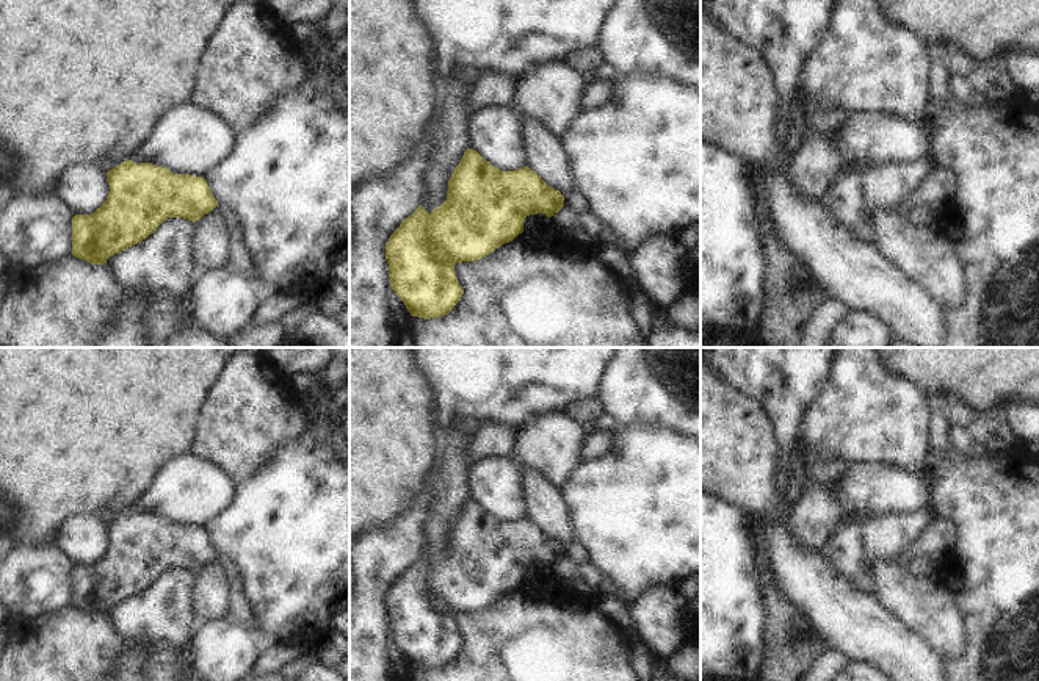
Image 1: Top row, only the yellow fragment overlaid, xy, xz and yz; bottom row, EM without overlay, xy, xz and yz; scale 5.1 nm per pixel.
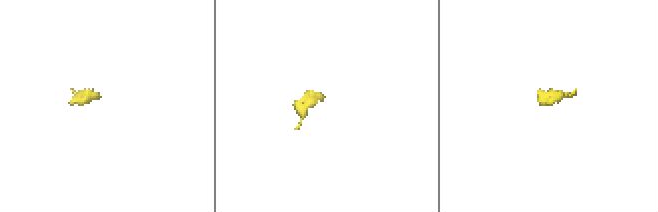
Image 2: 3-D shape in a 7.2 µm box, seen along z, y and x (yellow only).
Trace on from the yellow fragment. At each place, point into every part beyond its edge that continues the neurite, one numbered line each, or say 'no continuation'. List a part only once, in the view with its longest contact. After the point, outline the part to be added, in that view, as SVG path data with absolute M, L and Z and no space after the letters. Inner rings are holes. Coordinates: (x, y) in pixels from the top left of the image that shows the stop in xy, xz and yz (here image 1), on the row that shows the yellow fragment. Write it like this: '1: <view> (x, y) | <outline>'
no continuation

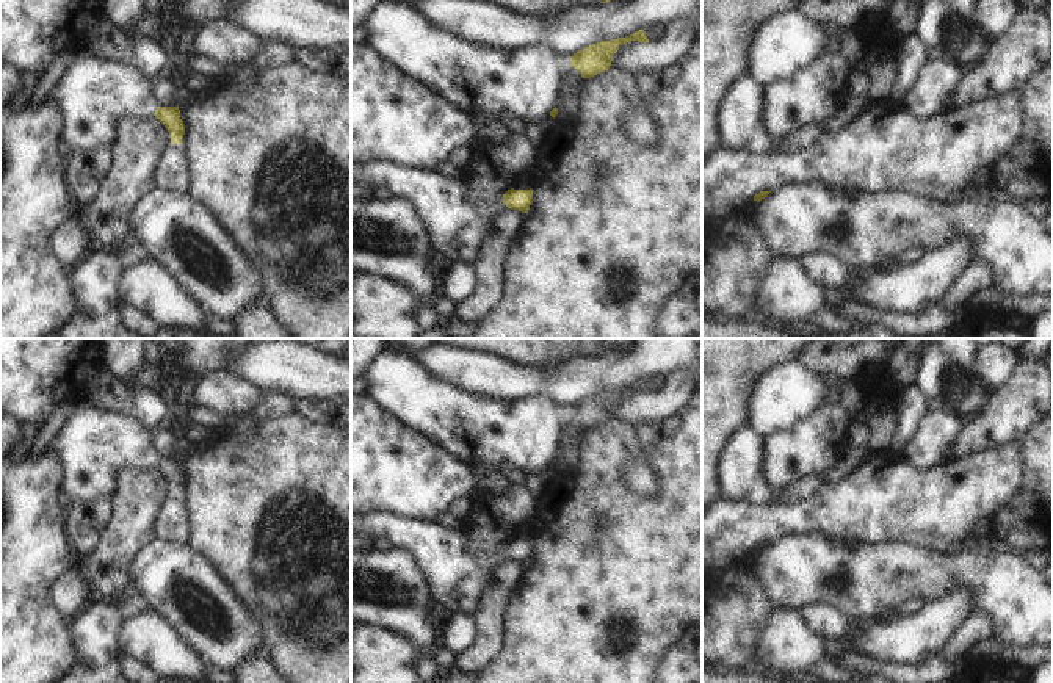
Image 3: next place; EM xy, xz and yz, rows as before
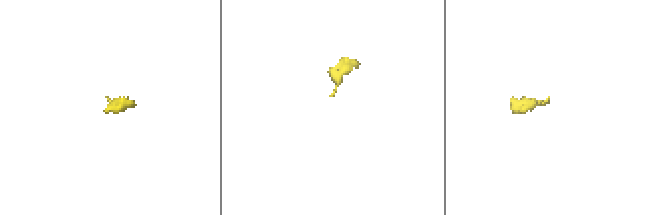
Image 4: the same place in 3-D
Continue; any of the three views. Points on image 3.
1: xy (93, 94) | M78 55L58 81L49 88L45 100L55 103L63 117L60 143L72 150L77 147L94 149L113 143L116 124L121 119L155 113L158 105L152 100L149 89L150 80L136 72L130 63Z

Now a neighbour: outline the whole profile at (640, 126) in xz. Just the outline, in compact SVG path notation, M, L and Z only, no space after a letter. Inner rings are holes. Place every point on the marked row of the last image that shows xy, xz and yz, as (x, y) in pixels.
M647 72L636 78L639 100L628 108L622 117L622 127L628 136L639 146L653 146L657 143L657 125L642 102L661 88L660 74Z

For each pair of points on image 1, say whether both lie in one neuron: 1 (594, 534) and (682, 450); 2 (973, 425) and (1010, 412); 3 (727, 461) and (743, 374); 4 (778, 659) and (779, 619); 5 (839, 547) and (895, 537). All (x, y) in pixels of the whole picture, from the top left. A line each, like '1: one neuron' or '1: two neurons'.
1: one neuron
2: two neurons
3: two neurons
4: one neuron
5: one neuron

